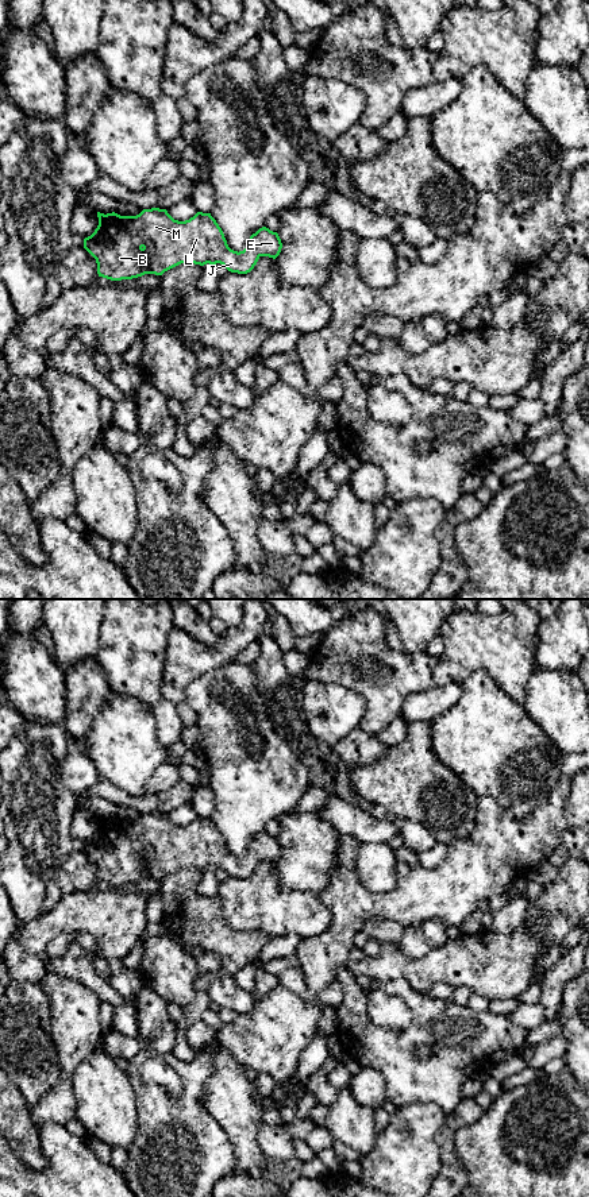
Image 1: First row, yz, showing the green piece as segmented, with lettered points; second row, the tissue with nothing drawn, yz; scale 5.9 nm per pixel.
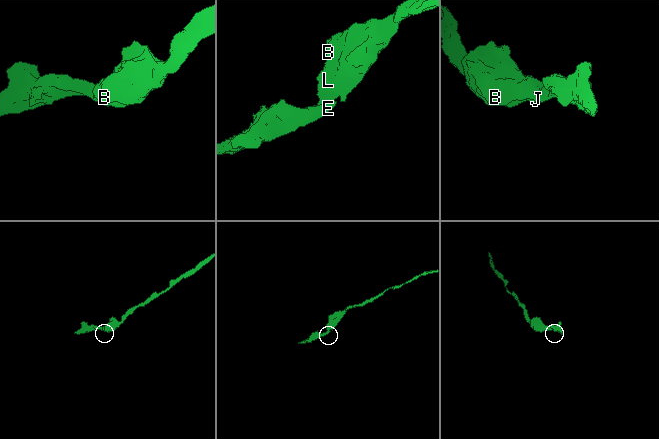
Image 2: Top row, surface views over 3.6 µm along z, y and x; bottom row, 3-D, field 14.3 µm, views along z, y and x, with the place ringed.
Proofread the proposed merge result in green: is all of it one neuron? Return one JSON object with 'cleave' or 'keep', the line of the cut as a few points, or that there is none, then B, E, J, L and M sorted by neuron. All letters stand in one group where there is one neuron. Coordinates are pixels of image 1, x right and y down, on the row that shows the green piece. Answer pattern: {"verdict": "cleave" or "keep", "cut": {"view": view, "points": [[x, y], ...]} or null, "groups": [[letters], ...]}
{"verdict": "keep", "cut": null, "groups": [["B", "E", "J", "L", "M"]]}

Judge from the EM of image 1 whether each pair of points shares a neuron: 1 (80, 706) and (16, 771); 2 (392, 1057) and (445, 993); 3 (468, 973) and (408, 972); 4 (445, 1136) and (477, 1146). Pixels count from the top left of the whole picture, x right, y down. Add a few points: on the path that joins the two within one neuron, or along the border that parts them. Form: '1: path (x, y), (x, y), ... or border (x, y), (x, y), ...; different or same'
1: border (61, 725), (72, 744); different
2: border (426, 993), (449, 1000); different
3: path (453, 970), (423, 972); same
4: border (478, 1119), (454, 1135), (465, 1169); different

